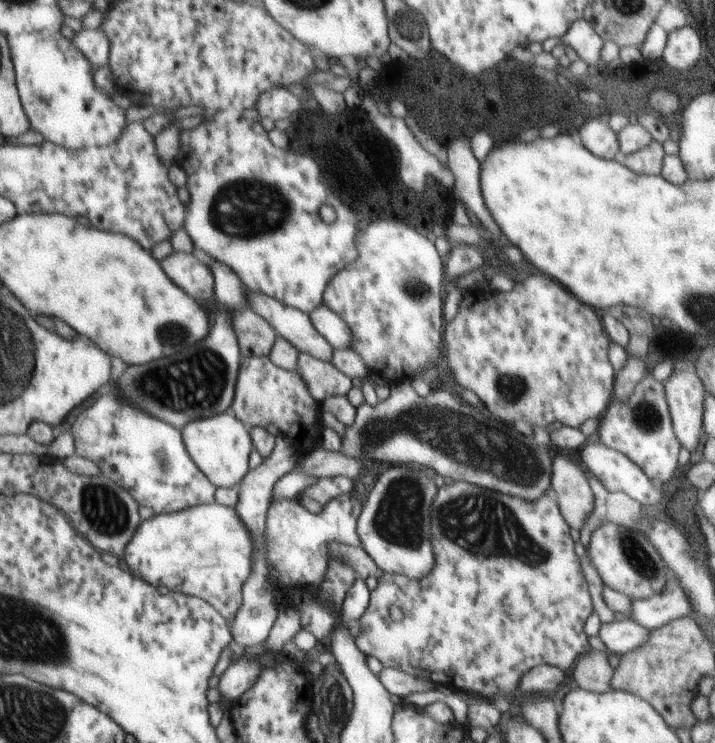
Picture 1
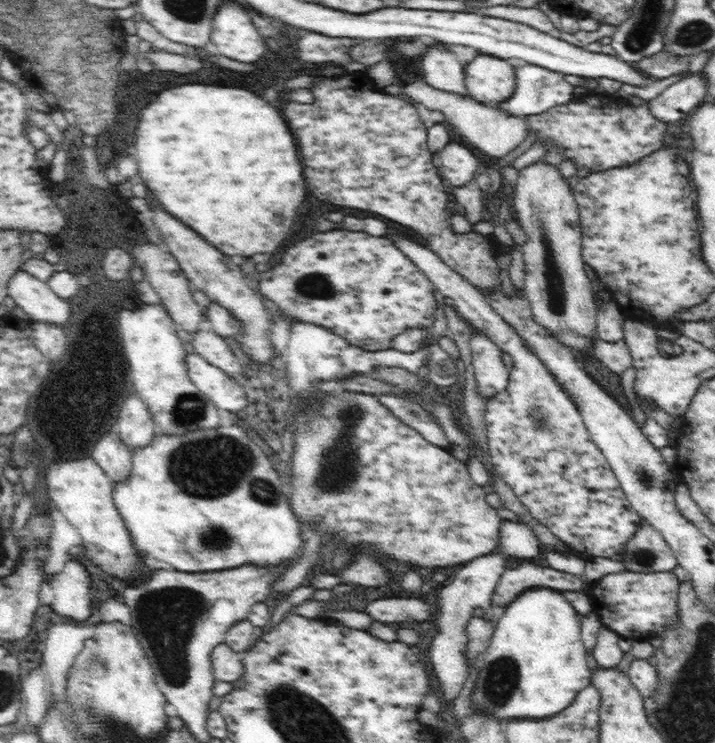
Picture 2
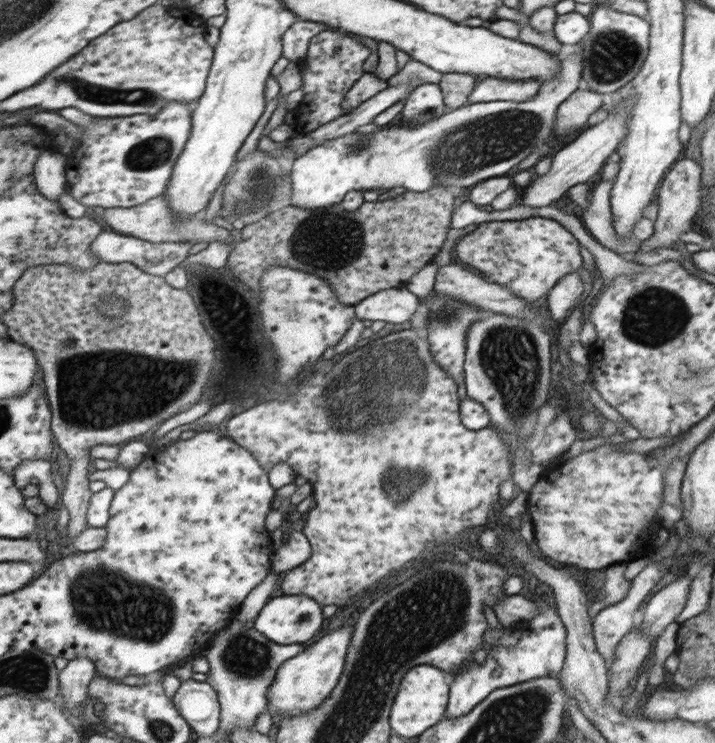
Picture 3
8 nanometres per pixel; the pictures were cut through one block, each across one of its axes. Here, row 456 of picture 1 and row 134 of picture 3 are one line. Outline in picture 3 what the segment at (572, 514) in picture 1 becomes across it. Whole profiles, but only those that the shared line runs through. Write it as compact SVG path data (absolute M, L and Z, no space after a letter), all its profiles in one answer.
M576 89L557 110L556 136L572 134L574 130L582 128L588 122L590 114L594 114L602 106L603 94L590 89Z

